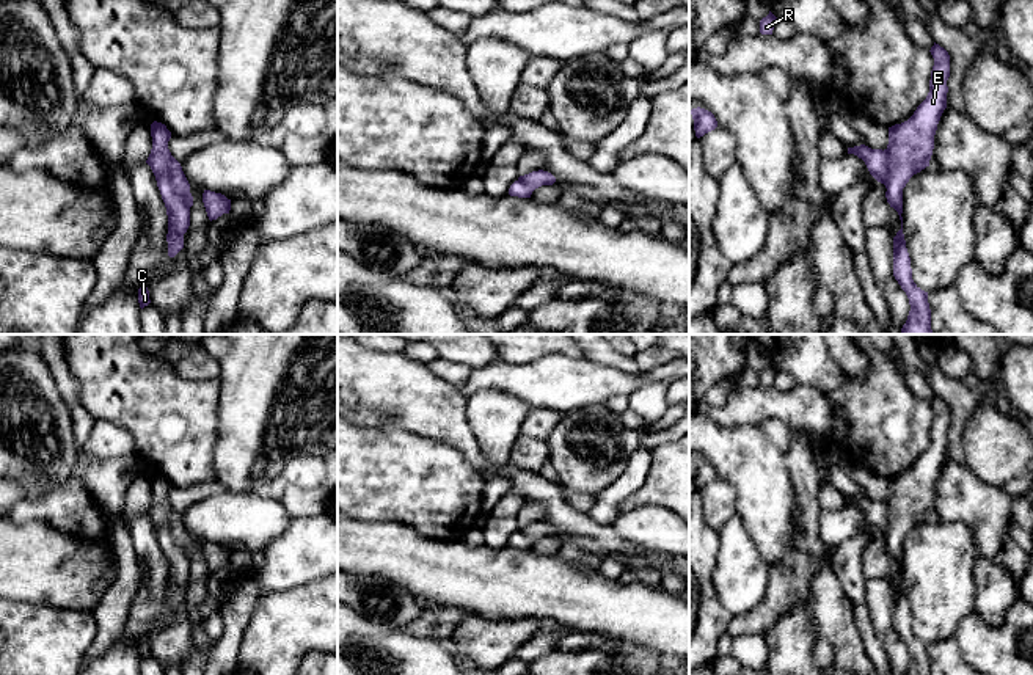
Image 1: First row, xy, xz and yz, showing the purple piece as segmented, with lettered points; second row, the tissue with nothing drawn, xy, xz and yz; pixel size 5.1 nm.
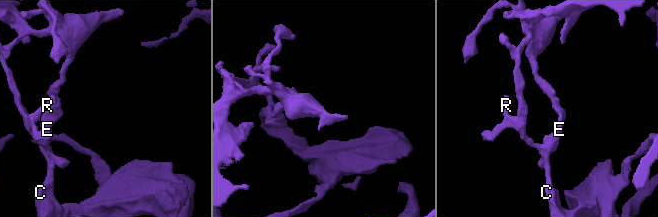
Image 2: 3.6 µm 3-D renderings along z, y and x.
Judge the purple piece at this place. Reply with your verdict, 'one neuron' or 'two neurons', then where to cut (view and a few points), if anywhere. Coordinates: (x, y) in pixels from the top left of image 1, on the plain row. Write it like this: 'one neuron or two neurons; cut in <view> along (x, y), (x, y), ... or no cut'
two neurons; cut in xy along (160, 542), (173, 539), (190, 558)

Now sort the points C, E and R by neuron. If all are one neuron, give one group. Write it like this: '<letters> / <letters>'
C / E R

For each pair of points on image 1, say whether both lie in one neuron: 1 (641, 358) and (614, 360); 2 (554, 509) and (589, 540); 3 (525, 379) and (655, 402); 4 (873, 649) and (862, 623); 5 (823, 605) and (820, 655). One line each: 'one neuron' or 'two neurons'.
1: two neurons
2: one neuron
3: two neurons
4: one neuron
5: two neurons

